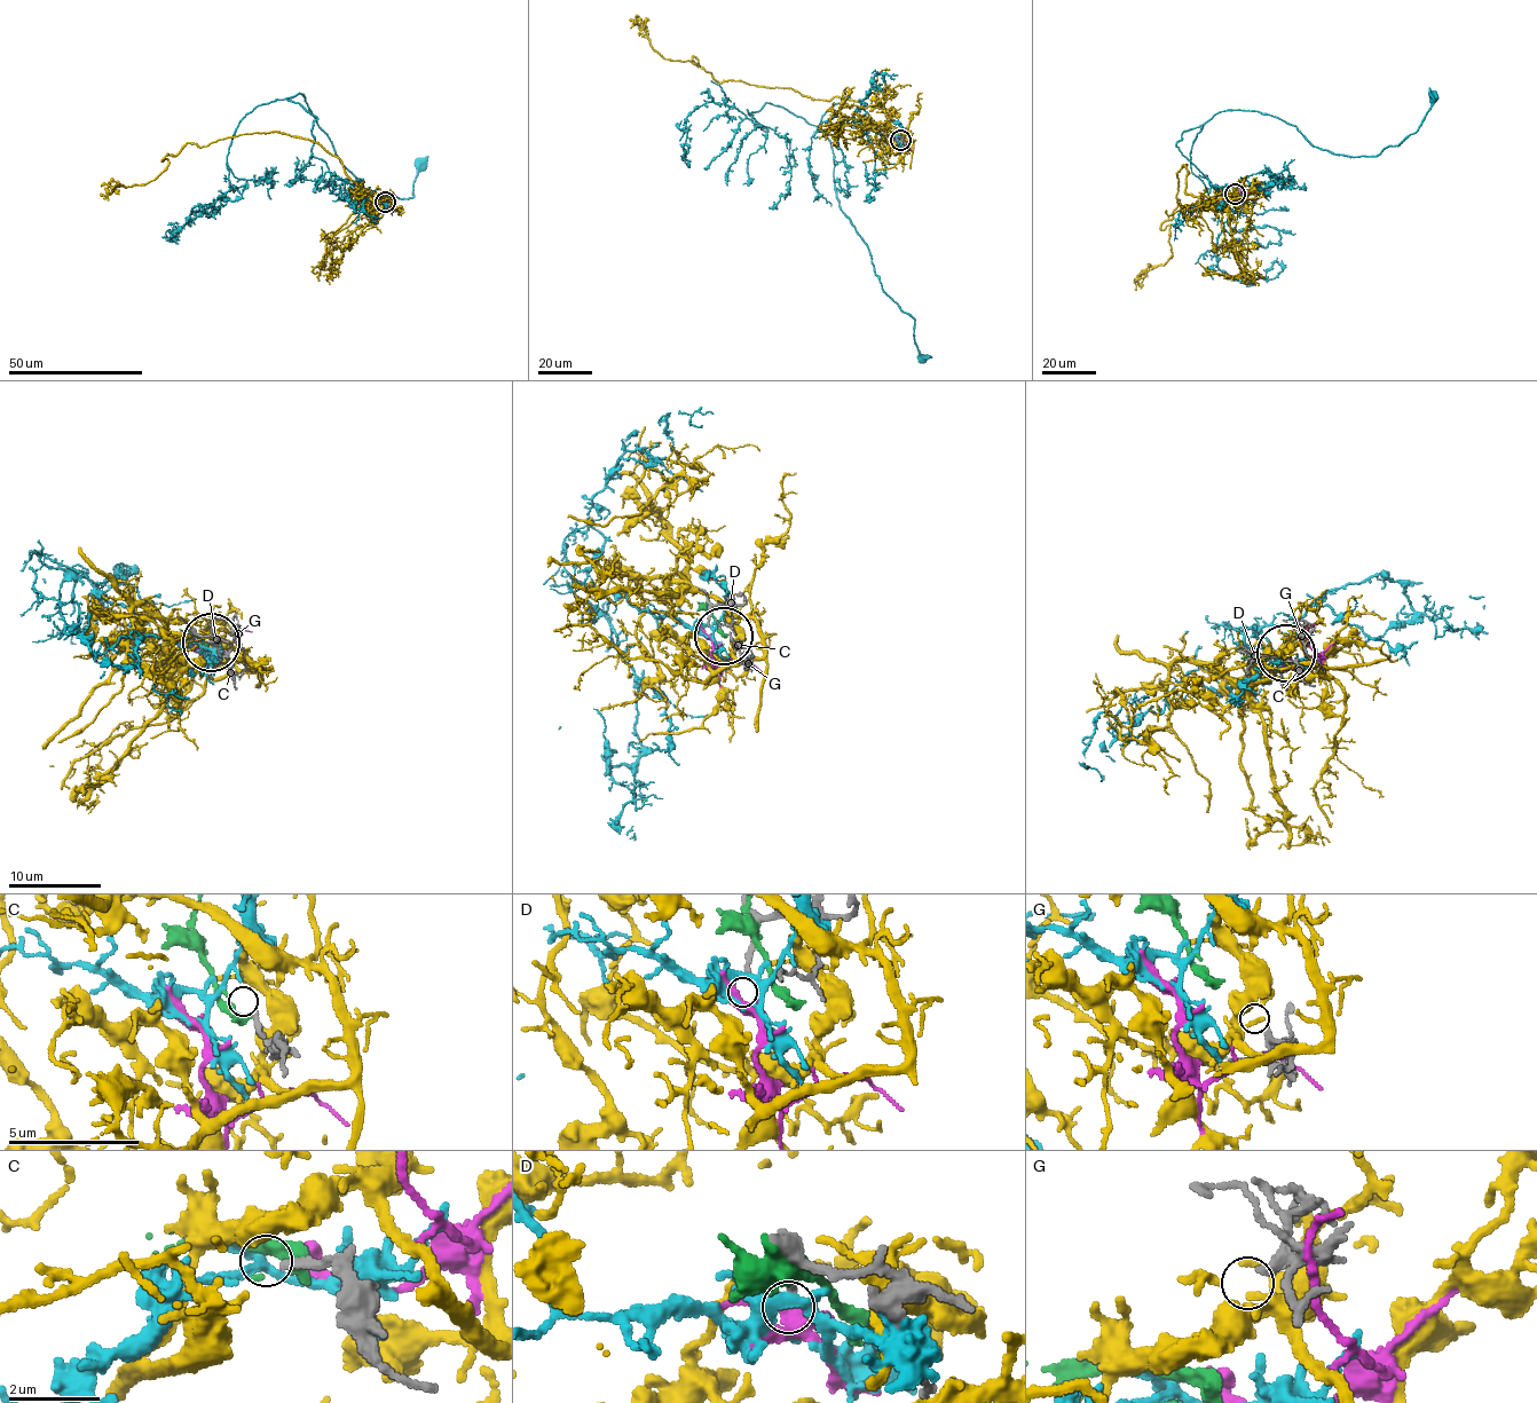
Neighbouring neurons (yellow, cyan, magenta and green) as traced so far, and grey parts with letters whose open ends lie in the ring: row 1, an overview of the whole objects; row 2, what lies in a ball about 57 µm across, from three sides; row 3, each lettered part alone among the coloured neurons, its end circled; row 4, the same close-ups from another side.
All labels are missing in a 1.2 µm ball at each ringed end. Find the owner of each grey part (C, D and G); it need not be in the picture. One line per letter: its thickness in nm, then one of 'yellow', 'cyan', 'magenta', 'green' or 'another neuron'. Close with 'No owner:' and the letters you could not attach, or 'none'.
C: 180 nm | green
D: 160 nm | magenta
G: 170 nm | yellow
No owner: none

